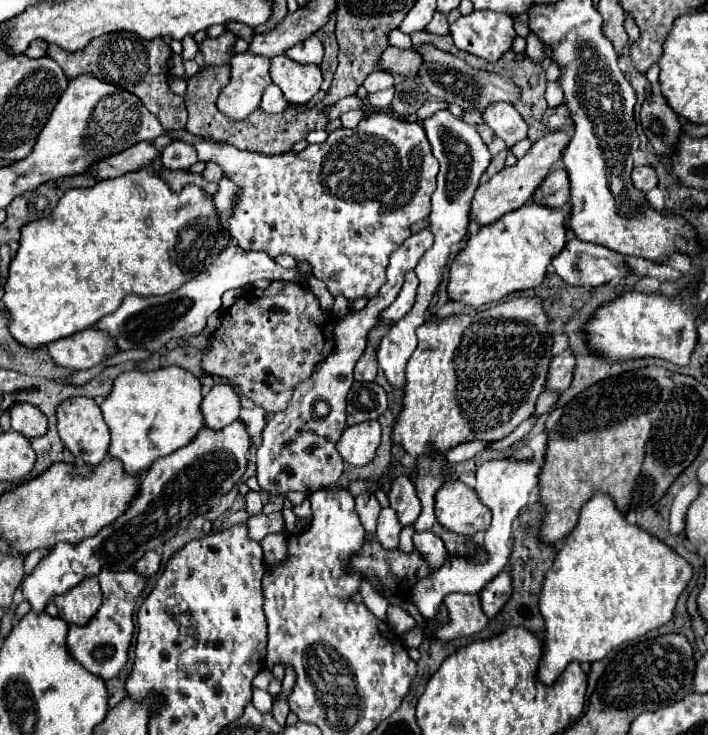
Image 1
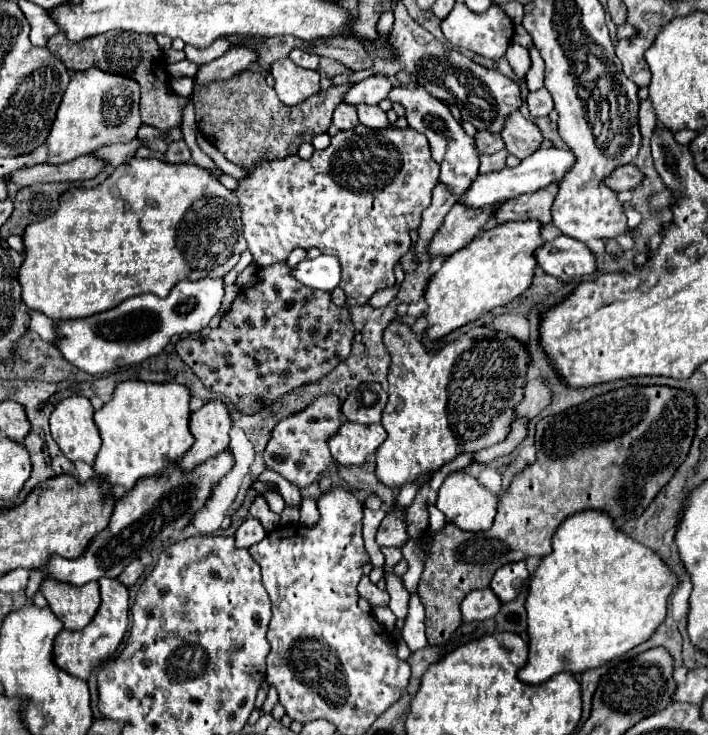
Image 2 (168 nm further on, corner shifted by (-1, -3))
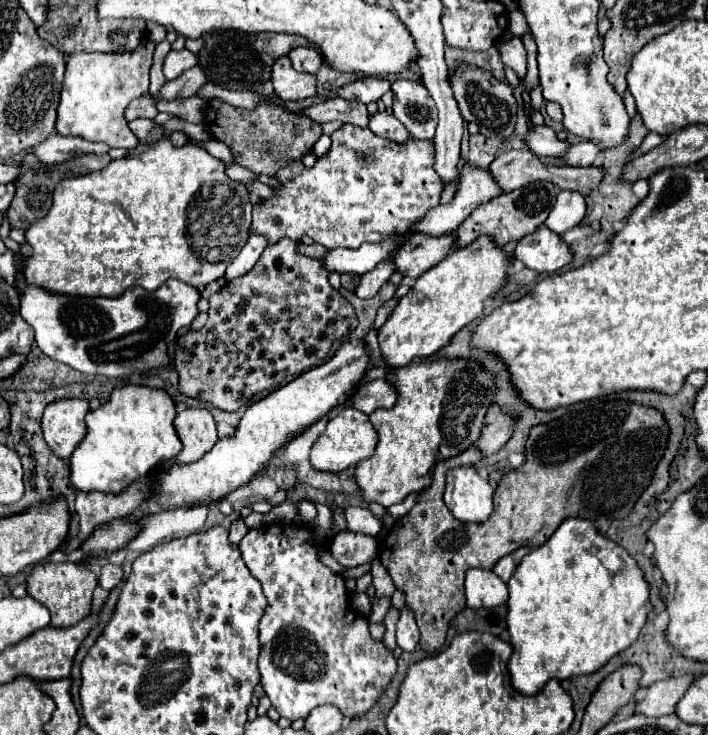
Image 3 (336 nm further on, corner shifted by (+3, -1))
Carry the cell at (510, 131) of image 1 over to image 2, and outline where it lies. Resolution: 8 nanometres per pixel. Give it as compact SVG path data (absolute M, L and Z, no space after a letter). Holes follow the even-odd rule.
M515 110L507 118L507 124L501 130L501 138L505 140L507 152L521 158L521 160L531 156L539 148L539 144L543 140L539 128L531 120L523 118L519 110Z

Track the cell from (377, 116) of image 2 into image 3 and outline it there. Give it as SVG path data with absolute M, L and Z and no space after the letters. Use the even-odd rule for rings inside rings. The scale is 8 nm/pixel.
M387 112L371 114L369 128L377 136L393 140L393 142L409 142L411 140L411 134L407 134L407 128L393 114L387 114Z

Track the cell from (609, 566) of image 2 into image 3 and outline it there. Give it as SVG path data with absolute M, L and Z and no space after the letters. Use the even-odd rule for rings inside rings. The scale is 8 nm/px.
M567 518L555 530L555 534L539 548L531 550L515 568L507 582L507 630L511 634L513 654L507 662L511 686L521 694L535 694L541 686L551 680L567 680L597 672L613 656L629 648L651 610L649 584L643 578L637 562L627 554L625 548L599 534L593 522L583 518Z

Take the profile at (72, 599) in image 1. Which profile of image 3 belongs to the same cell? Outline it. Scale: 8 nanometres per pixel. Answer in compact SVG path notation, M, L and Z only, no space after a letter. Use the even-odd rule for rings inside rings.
M41 562L27 578L27 594L41 602L51 614L51 626L75 626L91 614L91 594L97 586L97 576L79 562Z

